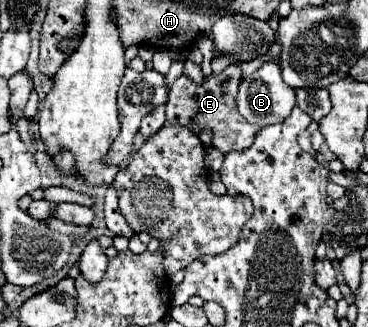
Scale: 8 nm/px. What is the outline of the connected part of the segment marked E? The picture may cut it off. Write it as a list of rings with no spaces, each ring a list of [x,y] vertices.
[[[231,64],[221,74],[205,76],[201,84],[193,82],[187,74],[181,74],[173,86],[169,88],[169,100],[167,100],[167,124],[173,126],[187,126],[193,130],[193,134],[199,136],[203,128],[209,128],[213,132],[211,146],[217,148],[221,154],[233,152],[233,150],[245,150],[253,144],[255,134],[259,132],[257,126],[251,126],[235,108],[235,96],[241,80],[239,66]]]

